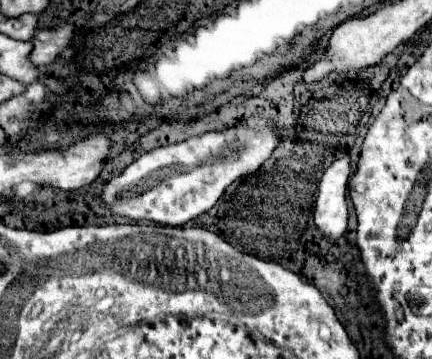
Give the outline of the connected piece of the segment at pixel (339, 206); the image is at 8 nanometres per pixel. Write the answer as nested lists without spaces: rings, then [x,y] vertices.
[[[348,157],[336,159],[322,175],[318,187],[318,199],[314,205],[314,225],[318,231],[336,241],[346,233],[348,207],[346,207],[346,183],[350,177]]]

